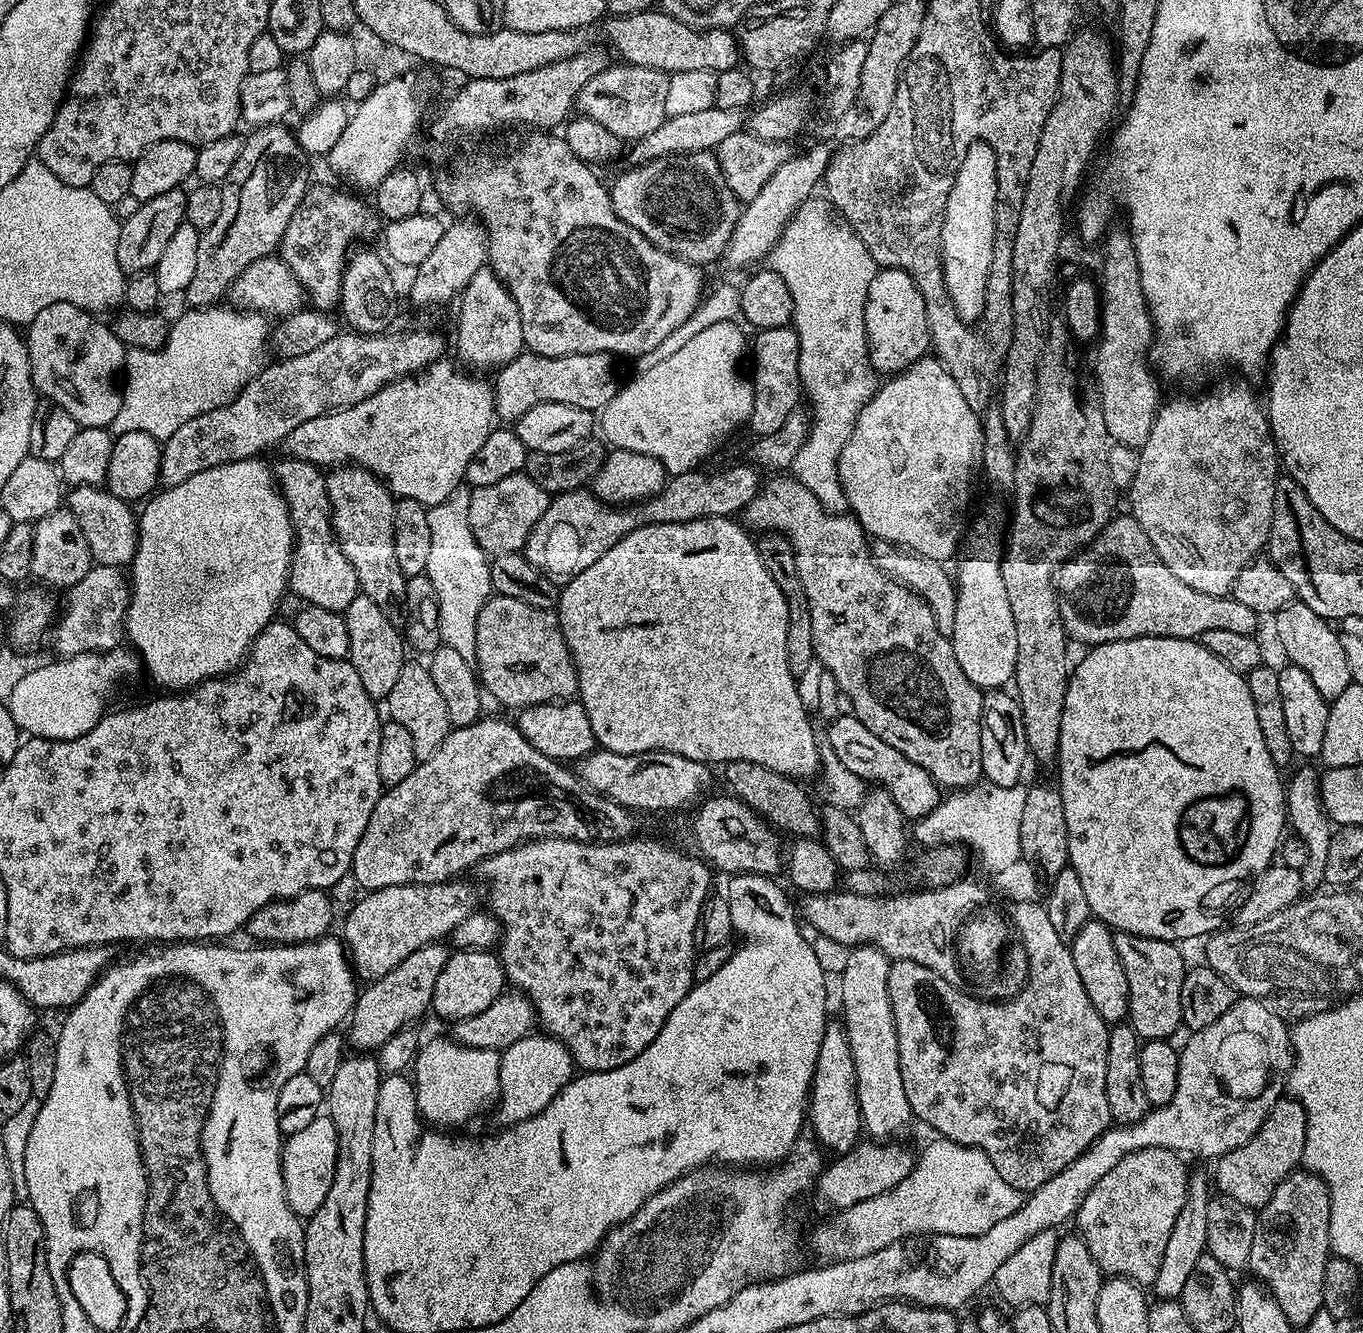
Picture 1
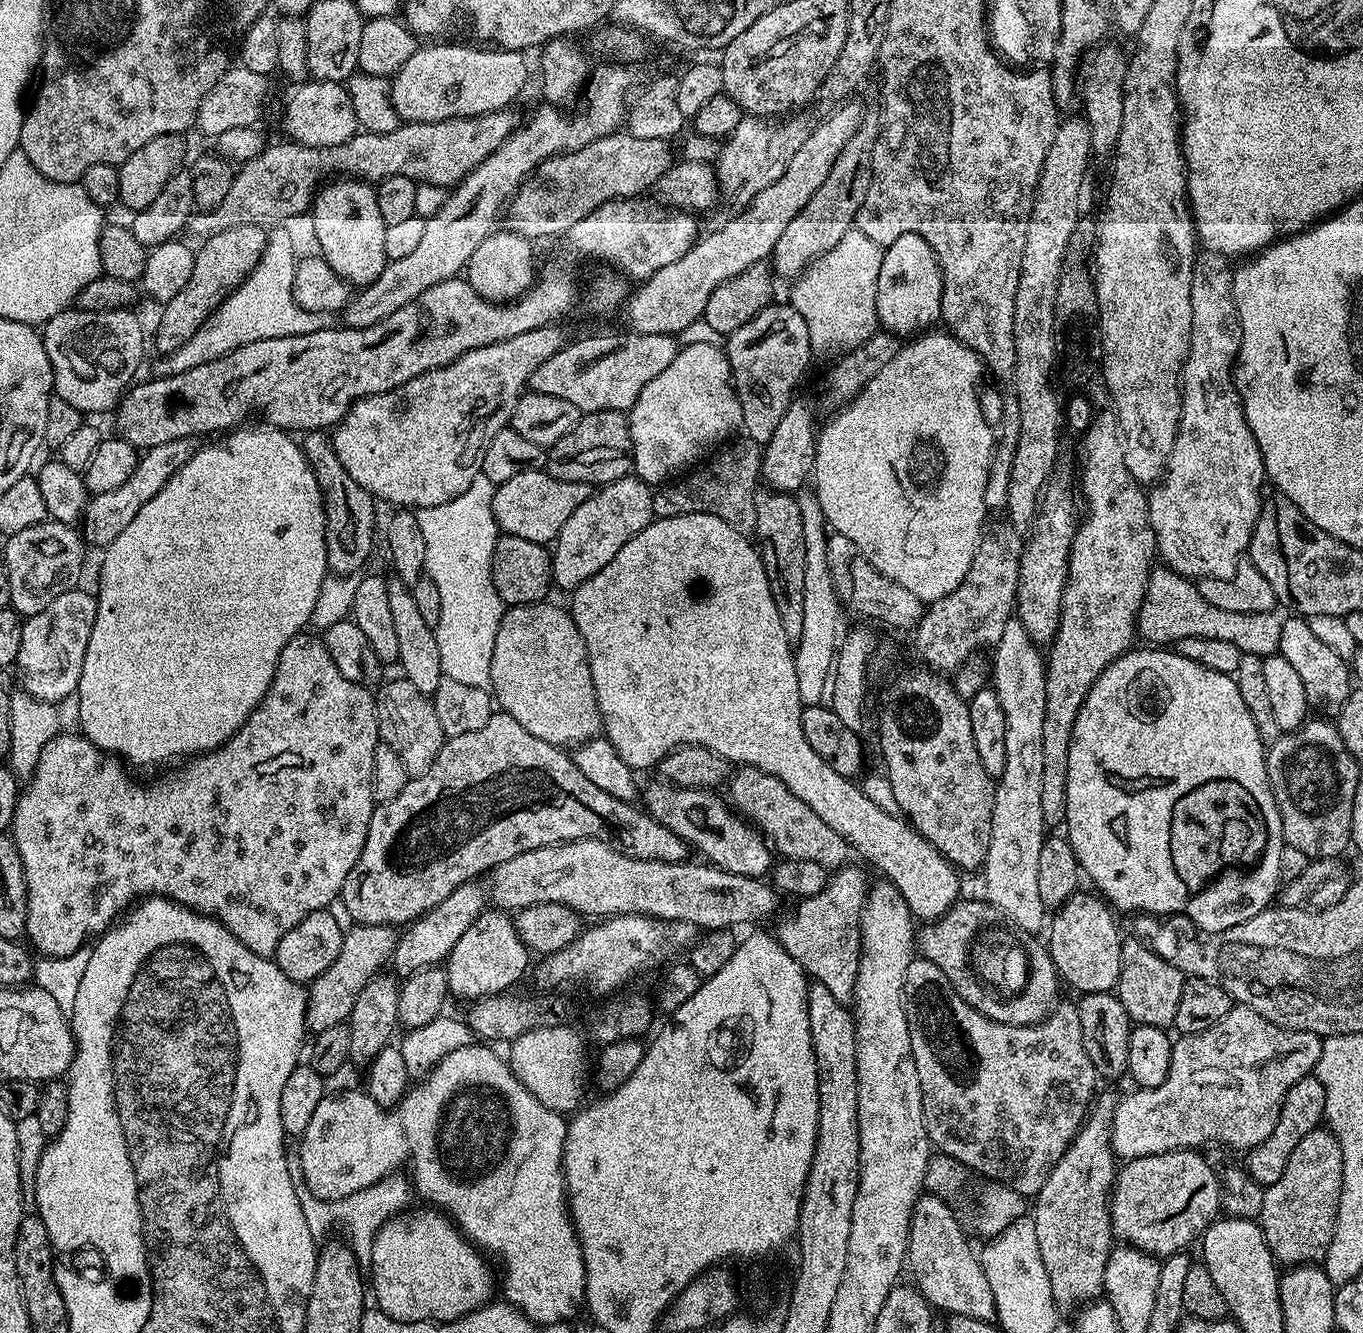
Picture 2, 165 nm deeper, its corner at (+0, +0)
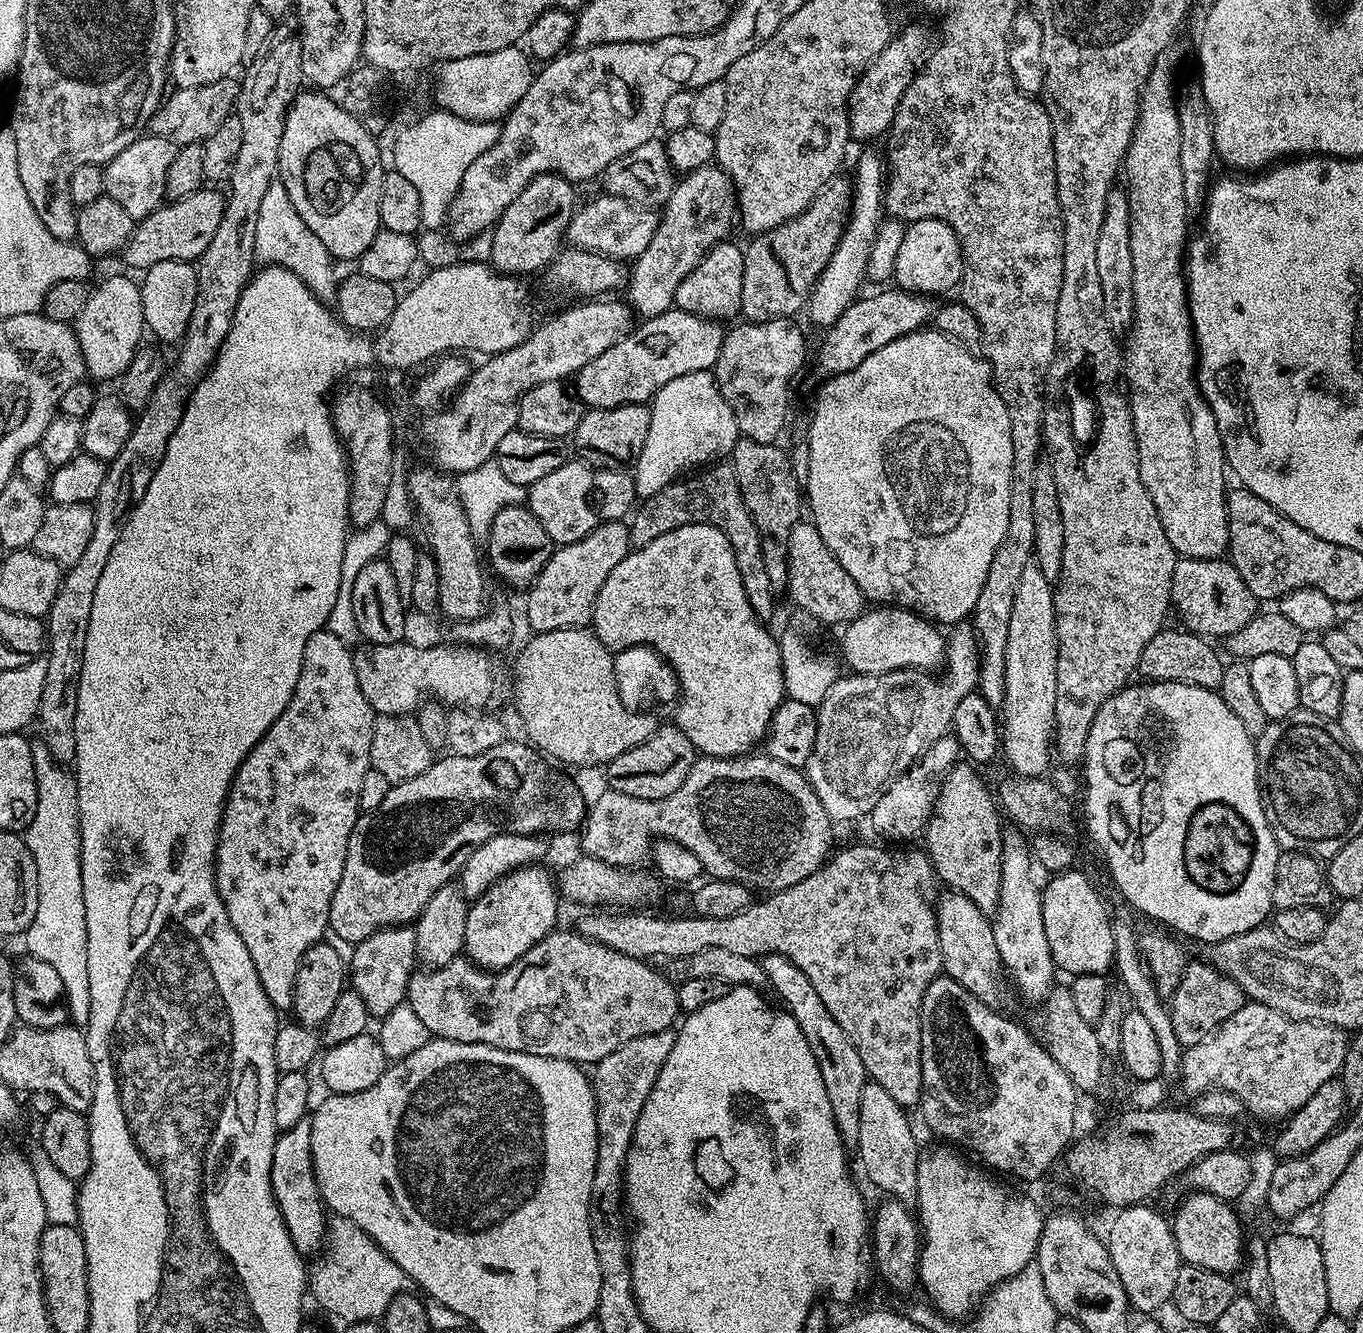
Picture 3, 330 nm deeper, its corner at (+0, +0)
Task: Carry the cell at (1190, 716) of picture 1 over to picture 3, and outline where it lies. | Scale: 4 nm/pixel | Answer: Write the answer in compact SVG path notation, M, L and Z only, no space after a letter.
M1151 682L1129 683L1127 686L1114 693L1110 698L1106 698L1106 702L1102 702L1102 706L1098 710L1098 714L1094 714L1094 722L1090 726L1090 738L1086 738L1086 750L1082 761L1082 769L1084 768L1084 782L1086 784L1086 796L1084 798L1084 812L1082 808L1082 818L1086 820L1088 826L1088 834L1096 843L1098 851L1104 855L1104 860L1108 863L1108 872L1112 875L1112 880L1116 883L1116 888L1141 912L1144 916L1149 916L1152 920L1161 920L1163 927L1168 930L1177 928L1181 932L1181 937L1189 936L1192 940L1205 940L1205 945L1211 946L1217 944L1220 940L1225 940L1231 936L1237 936L1243 932L1249 932L1255 928L1261 927L1265 923L1264 920L1273 915L1274 905L1272 903L1272 891L1274 890L1274 870L1276 863L1282 851L1279 844L1276 843L1272 828L1268 825L1268 815L1264 812L1264 798L1259 780L1256 778L1256 745L1254 737L1246 730L1246 726L1242 726L1242 722L1238 722L1238 718L1234 714L1234 710L1230 710L1230 706L1226 706L1226 702L1221 698L1219 691L1211 688L1203 688L1202 686L1194 686L1186 682Z

